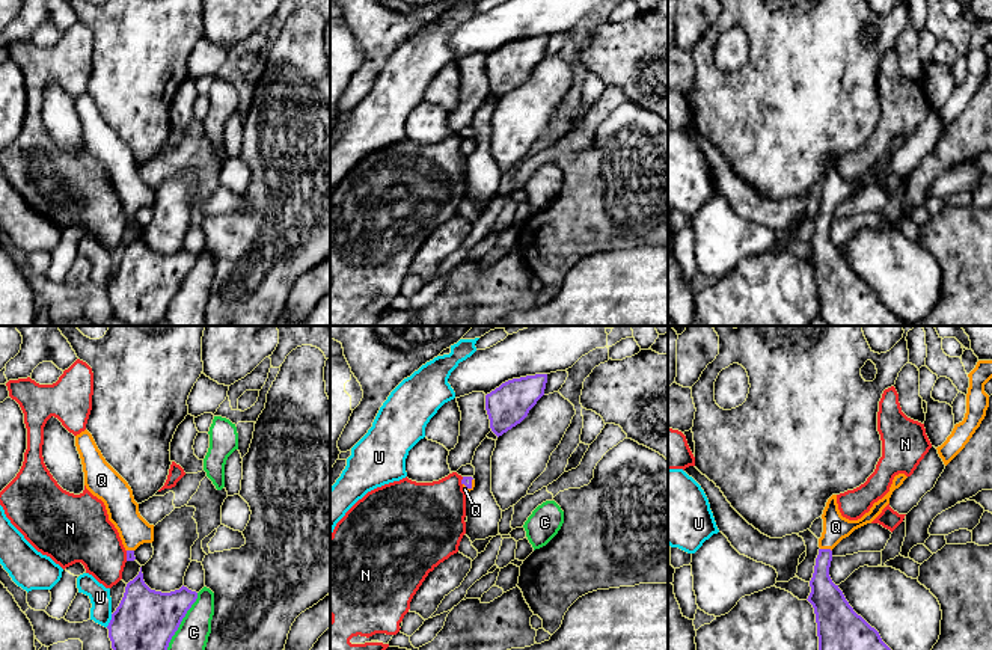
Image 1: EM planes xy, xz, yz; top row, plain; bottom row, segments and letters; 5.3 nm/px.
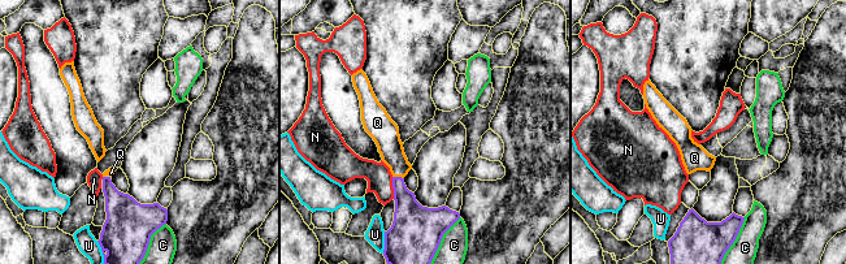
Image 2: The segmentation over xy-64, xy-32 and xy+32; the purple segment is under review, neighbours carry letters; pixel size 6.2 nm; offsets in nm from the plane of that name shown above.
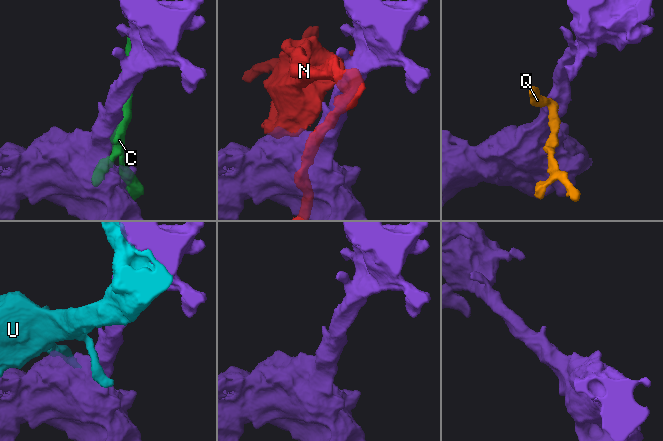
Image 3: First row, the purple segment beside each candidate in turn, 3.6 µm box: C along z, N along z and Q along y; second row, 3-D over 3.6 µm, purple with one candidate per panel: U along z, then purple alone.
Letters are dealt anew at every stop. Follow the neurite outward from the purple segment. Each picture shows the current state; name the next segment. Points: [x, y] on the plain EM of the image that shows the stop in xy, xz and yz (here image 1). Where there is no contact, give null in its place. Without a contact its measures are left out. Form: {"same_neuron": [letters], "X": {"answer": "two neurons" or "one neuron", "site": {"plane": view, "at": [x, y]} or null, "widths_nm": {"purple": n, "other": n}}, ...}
{"same_neuron": ["Q"], "C": {"answer": "two neurons", "site": {"plane": "xy", "at": [178, 288]}, "widths_nm": {"purple": 340, "other": 200}}, "N": {"answer": "two neurons", "site": {"plane": "xy", "at": [127, 217]}, "widths_nm": {"purple": 50, "other": 300}}, "Q": {"answer": "one neuron", "site": {"plane": "yz", "at": [826, 211]}, "widths_nm": {"purple": 170, "other": 140}}, "U": {"answer": "two neurons", "site": {"plane": "xy", "at": [110, 282]}, "widths_nm": {"purple": 340, "other": 110}}}

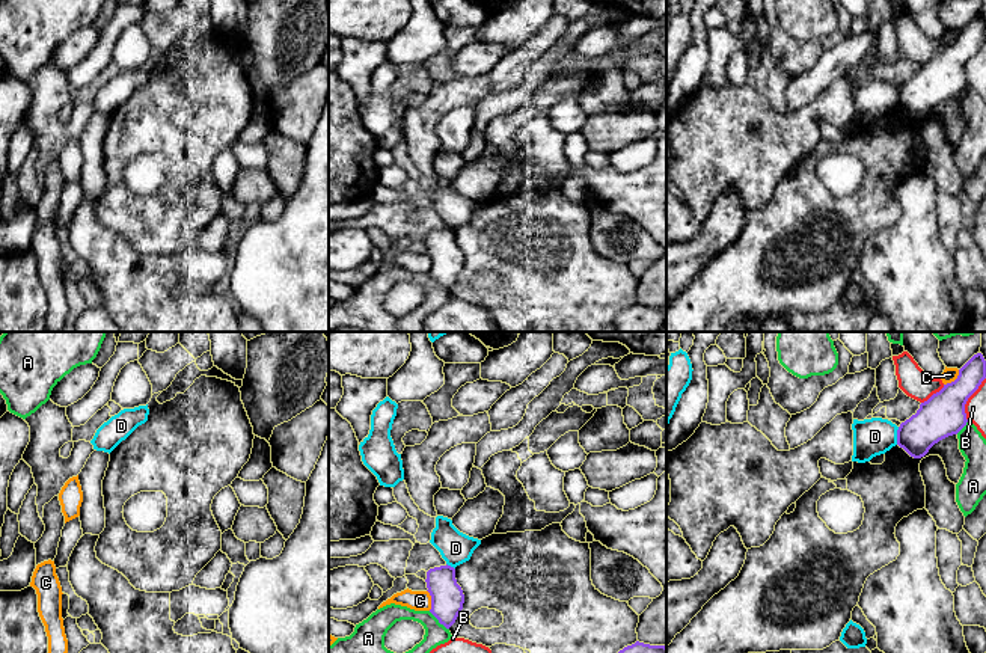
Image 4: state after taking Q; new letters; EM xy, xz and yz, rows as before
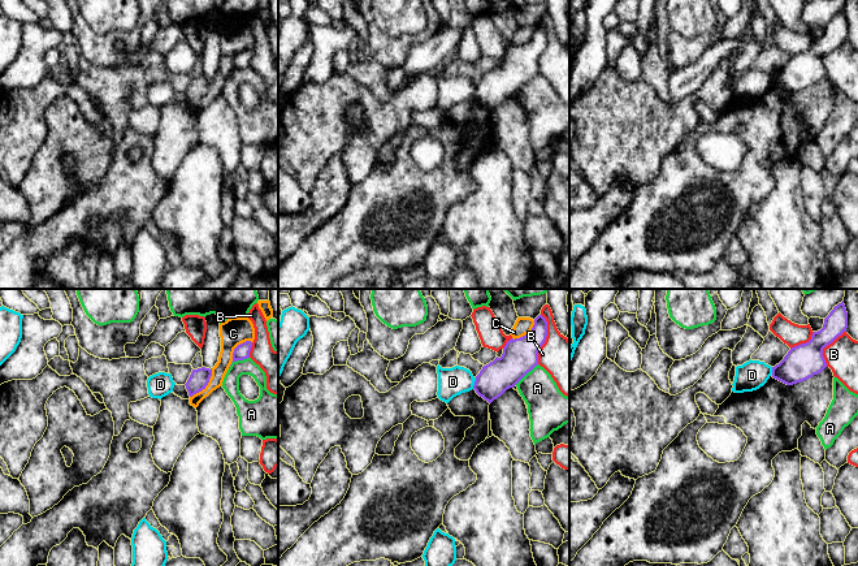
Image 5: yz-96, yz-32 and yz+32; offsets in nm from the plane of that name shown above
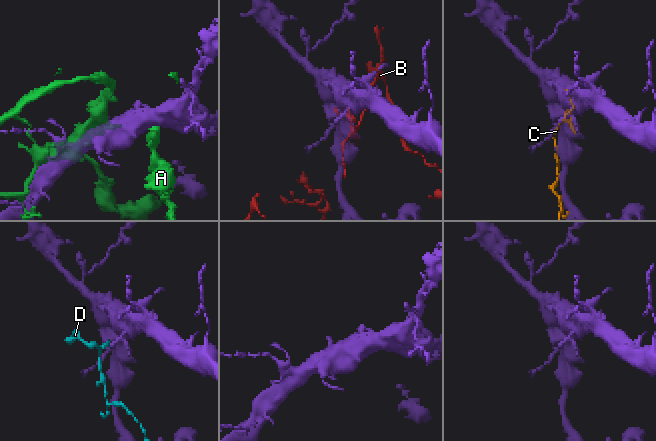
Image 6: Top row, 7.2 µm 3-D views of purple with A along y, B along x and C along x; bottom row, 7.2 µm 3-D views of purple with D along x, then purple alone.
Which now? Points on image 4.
{"same_neuron": [], "A": {"answer": "two neurons", "site": {"plane": "xz", "at": [439, 284]}, "widths_nm": {"purple": 180, "other": 120}}, "B": {"answer": "two neurons", "site": {"plane": "yz", "at": [967, 62]}, "widths_nm": {"purple": 240, "other": 110}}, "C": {"answer": "two neurons", "site": {"plane": "yz", "at": [955, 42]}, "widths_nm": {"purple": 240, "other": 80}}, "D": {"answer": "two neurons", "site": {"plane": "yz", "at": [897, 98]}, "widths_nm": {"purple": 220, "other": 200}}}

